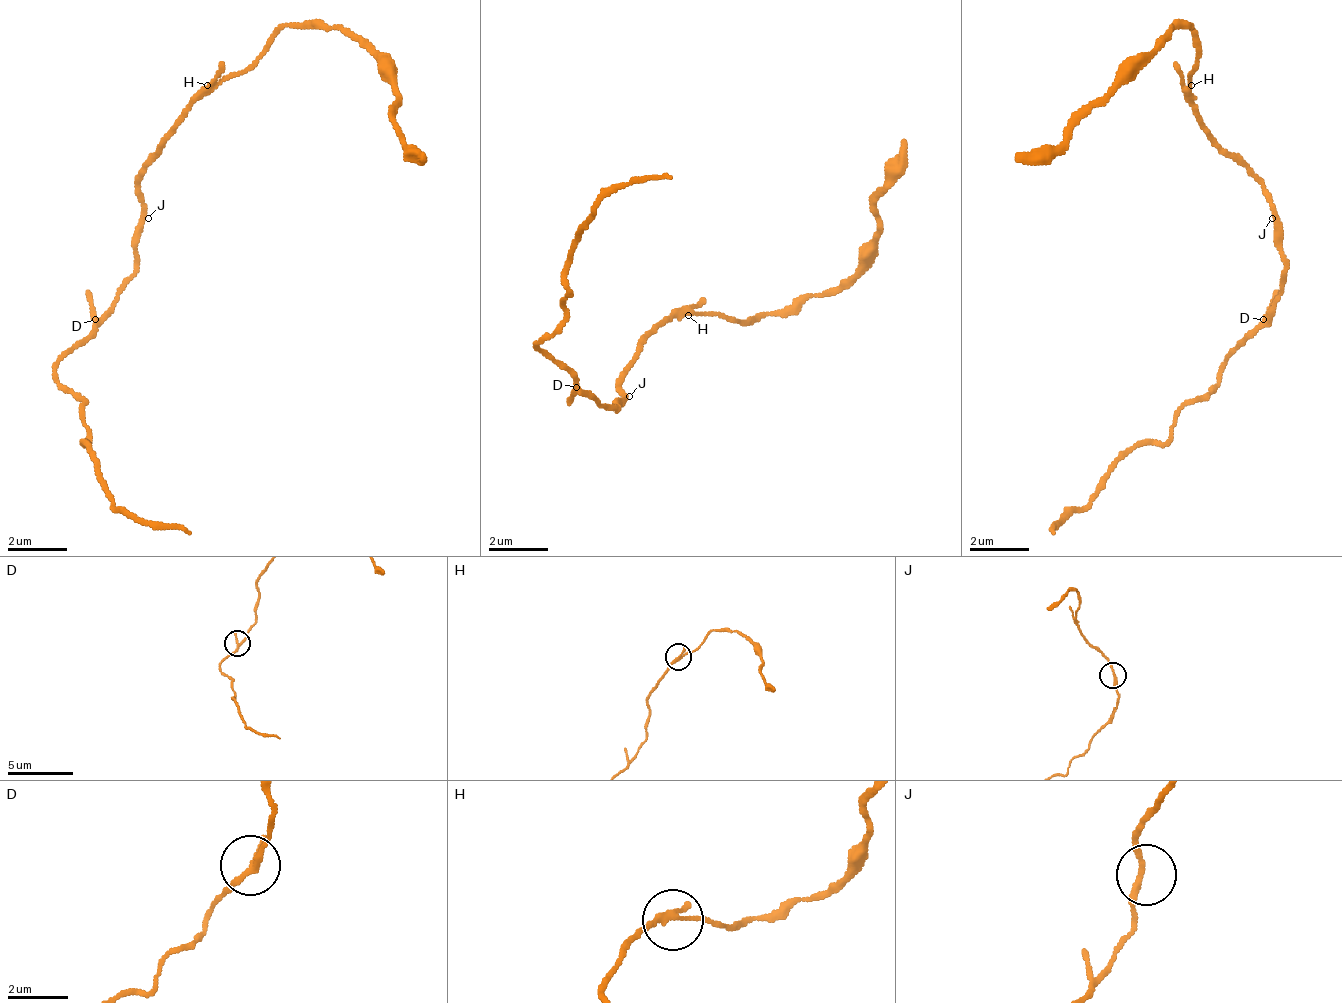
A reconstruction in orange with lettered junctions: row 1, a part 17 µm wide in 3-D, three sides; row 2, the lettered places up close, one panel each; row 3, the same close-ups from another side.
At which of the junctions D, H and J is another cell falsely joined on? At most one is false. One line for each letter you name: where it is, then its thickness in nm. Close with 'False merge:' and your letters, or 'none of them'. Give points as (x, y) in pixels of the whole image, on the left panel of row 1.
D: place (95, 319); calibre 200 nm
False merge: D

